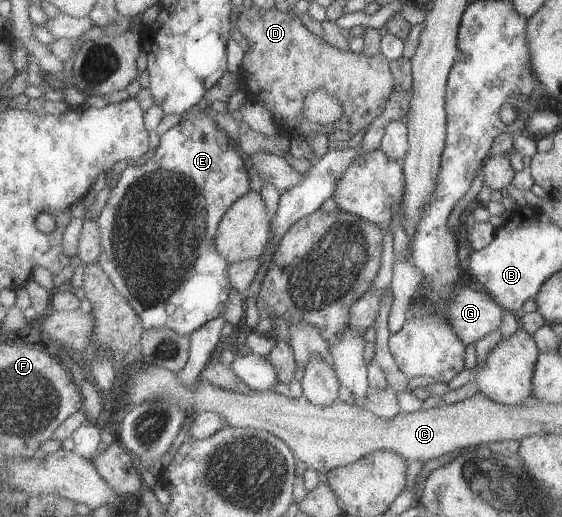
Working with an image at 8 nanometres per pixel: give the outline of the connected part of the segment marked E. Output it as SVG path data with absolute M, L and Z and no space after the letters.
M206 110L188 111L177 125L167 130L160 139L156 140L157 150L153 157L147 163L130 163L120 174L118 183L111 188L111 197L102 210L98 221L101 230L100 266L111 277L112 282L119 289L120 294L128 299L128 302L136 309L138 316L144 321L145 330L152 328L170 328L182 336L190 336L192 332L203 327L210 320L222 316L227 311L230 295L233 291L232 281L228 278L228 268L231 265L222 254L219 248L216 248L216 234L224 215L228 210L242 198L246 196L253 188L257 186L254 181L253 173L250 172L249 158L239 149L235 150L234 143L226 132L219 128L214 121L211 112Z

